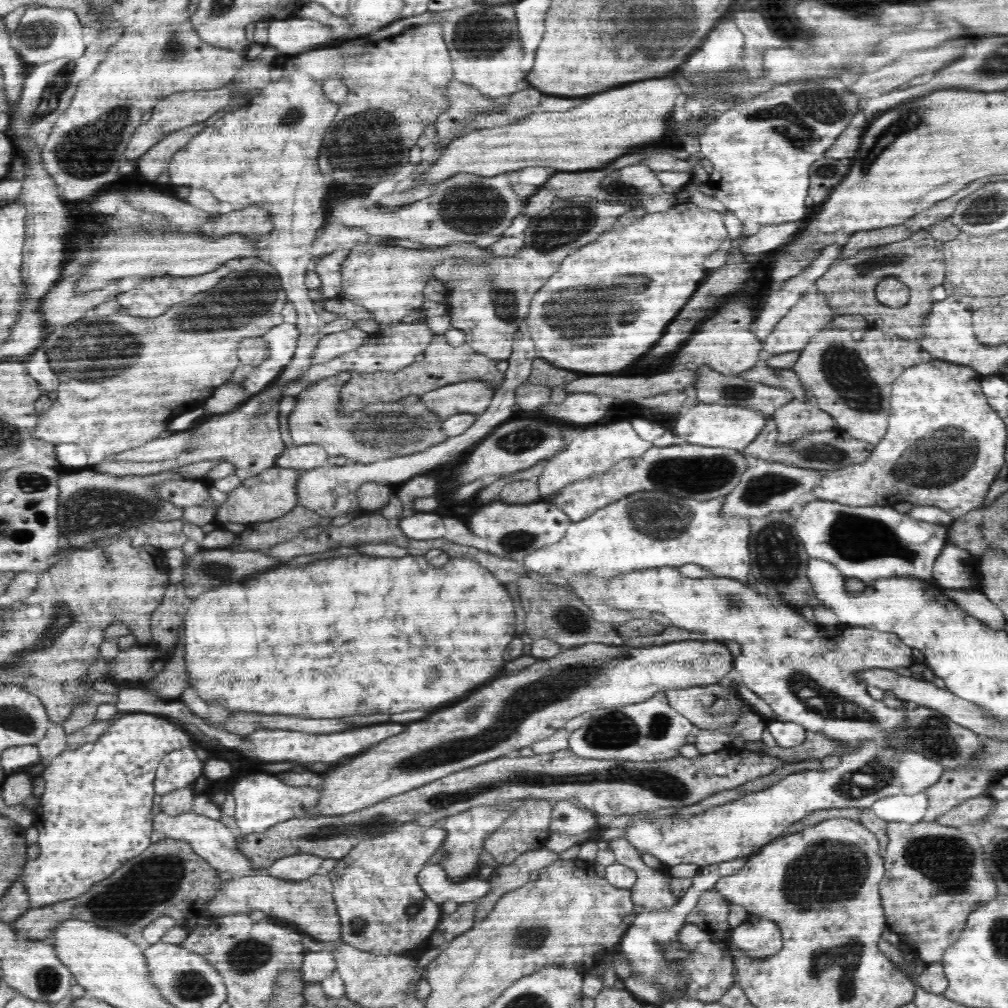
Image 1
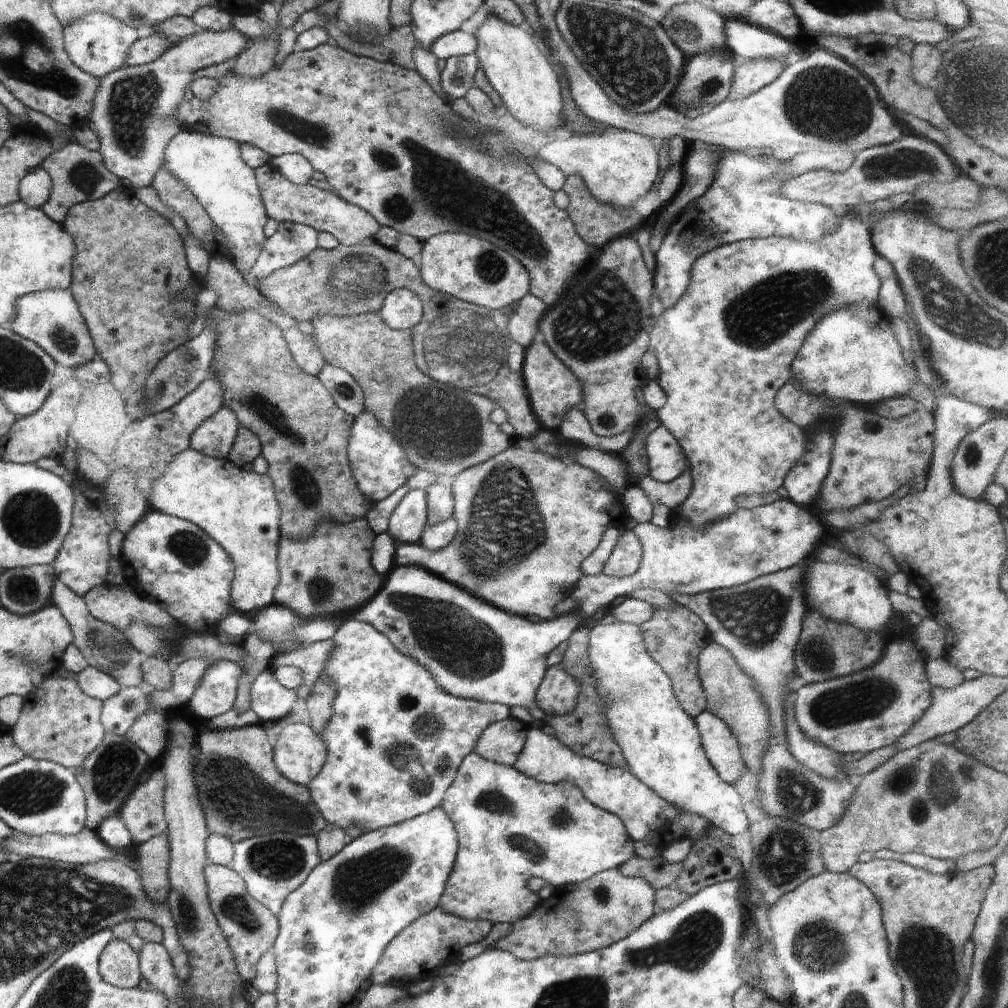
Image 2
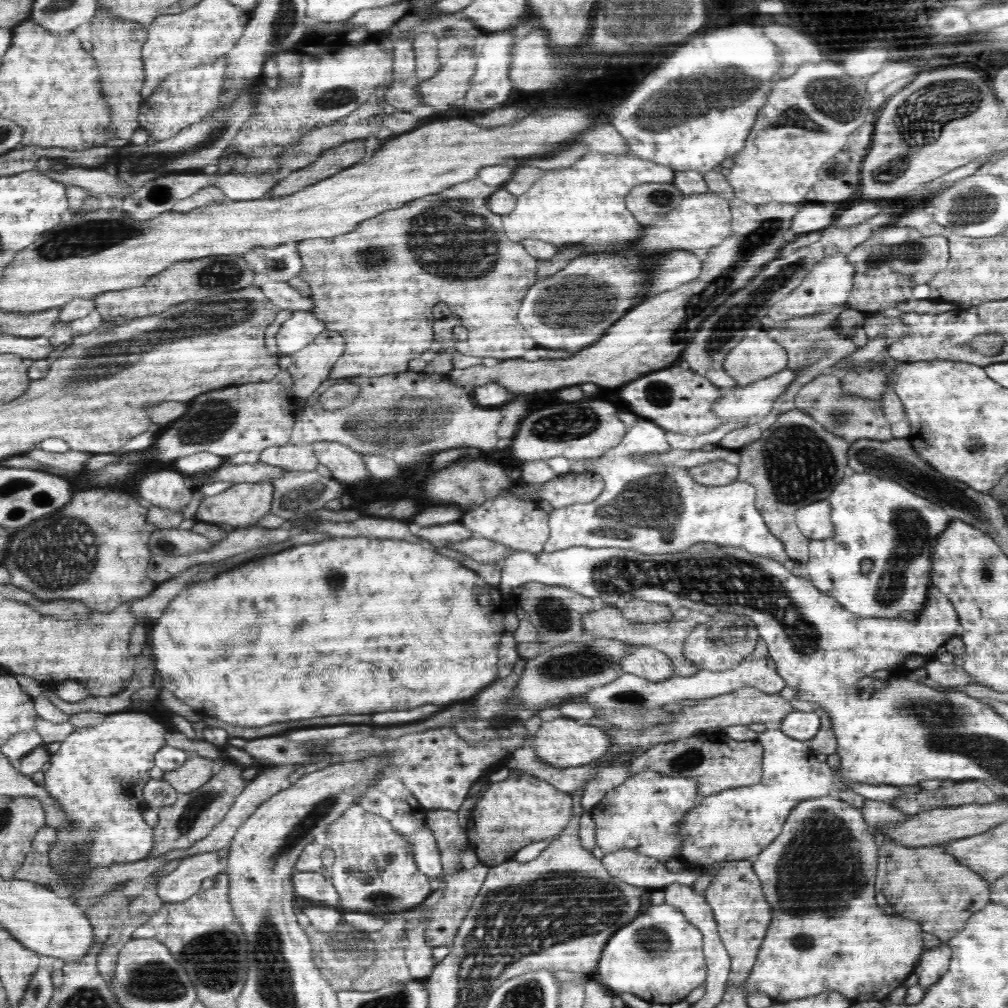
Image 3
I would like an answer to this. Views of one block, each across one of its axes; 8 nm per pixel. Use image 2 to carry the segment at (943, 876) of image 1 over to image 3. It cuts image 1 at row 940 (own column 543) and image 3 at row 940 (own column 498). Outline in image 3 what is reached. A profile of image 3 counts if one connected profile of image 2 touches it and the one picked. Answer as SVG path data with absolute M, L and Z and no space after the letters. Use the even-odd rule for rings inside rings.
M884 836L884 842L879 846L875 889L878 889L887 902L898 910L895 912L896 915L915 920L924 932L930 932L932 936L939 938L942 944L946 944L960 930L964 930L968 919L991 902L990 884L971 868L960 864L944 846L908 849L895 844L895 841L888 836Z

